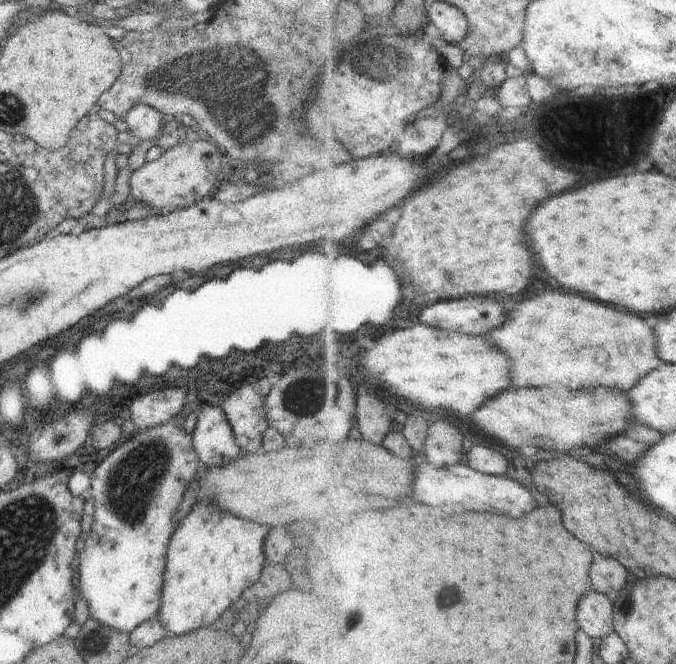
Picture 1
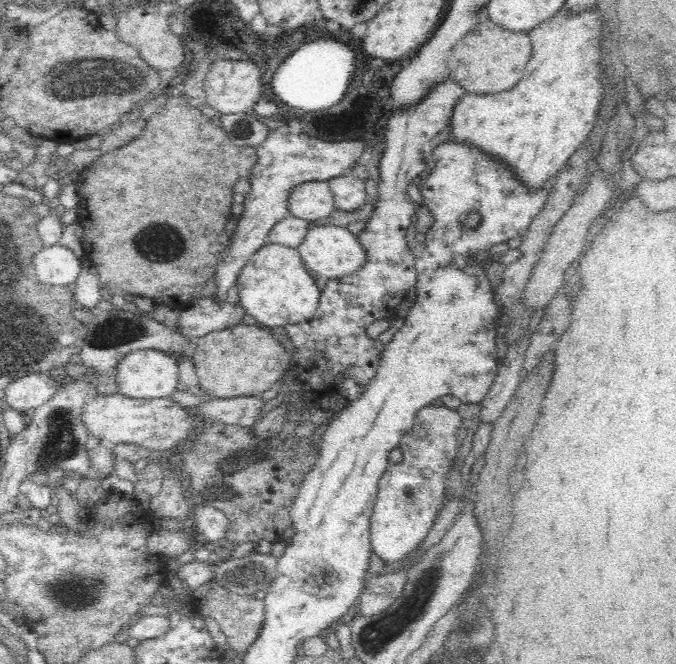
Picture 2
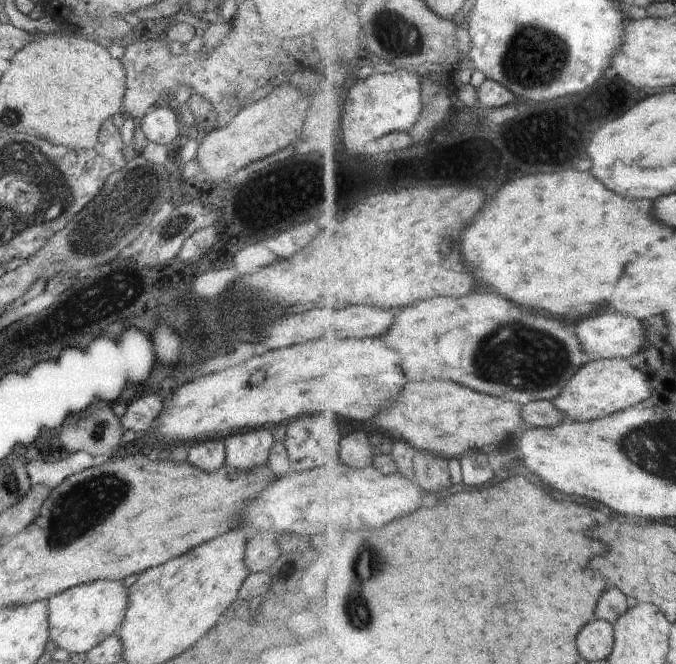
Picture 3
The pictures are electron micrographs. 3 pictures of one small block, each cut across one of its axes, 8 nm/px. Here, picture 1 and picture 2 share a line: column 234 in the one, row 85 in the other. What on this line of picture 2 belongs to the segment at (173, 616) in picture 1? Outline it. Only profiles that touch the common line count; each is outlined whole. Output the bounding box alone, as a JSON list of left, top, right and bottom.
[449,5,604,190]

